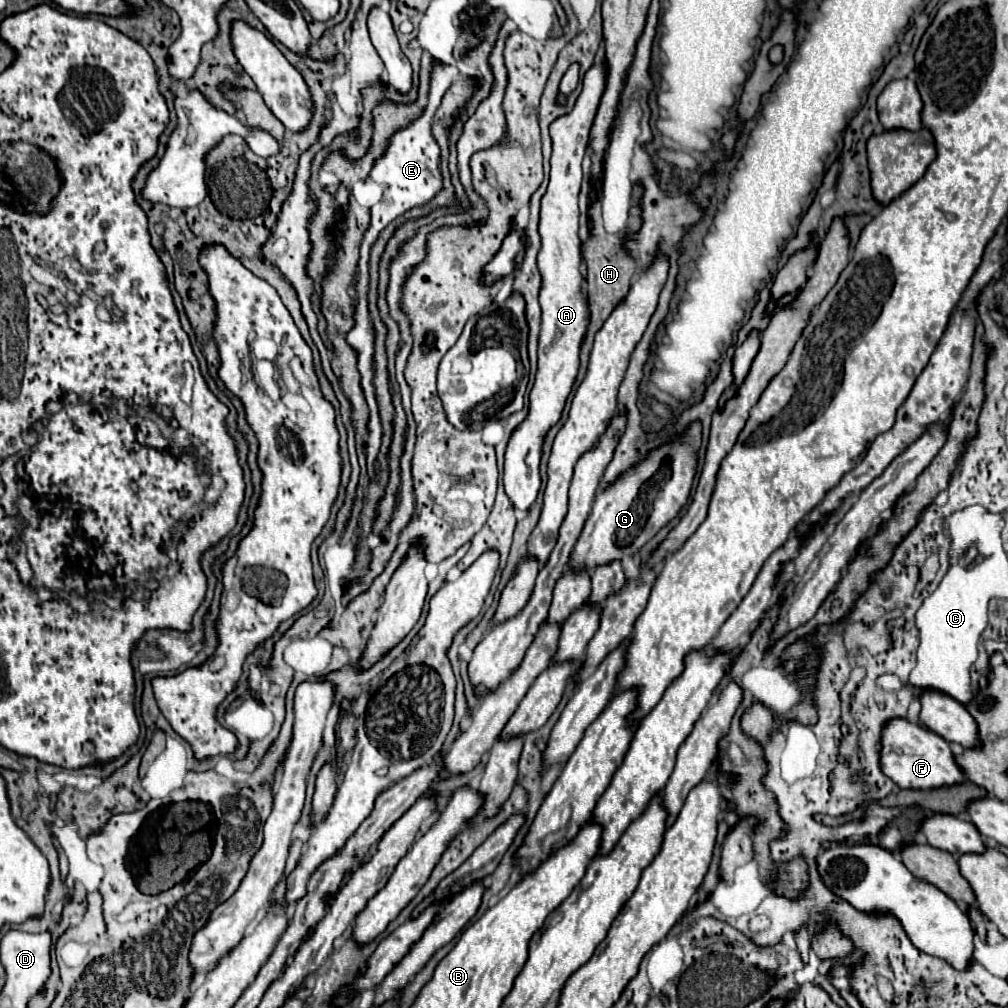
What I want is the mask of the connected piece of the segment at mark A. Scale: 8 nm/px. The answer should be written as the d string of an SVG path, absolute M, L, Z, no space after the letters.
M593 65L583 79L583 91L571 113L551 123L551 173L545 195L541 197L539 235L541 249L537 255L537 267L541 273L539 303L543 309L541 335L539 335L539 361L535 383L529 393L529 413L513 429L505 449L505 493L519 511L527 511L541 487L539 459L545 435L561 419L561 411L571 393L573 381L579 369L579 349L589 323L589 307L581 295L581 251L579 251L579 191L583 183L583 155L589 141L589 129L599 107L601 93L605 89L605 65Z

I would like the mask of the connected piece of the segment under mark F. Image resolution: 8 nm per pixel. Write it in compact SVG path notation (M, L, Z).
M901 717L889 719L883 725L879 767L901 789L933 789L963 781L963 773L953 761L953 751L949 749L947 741L919 723L911 723Z

